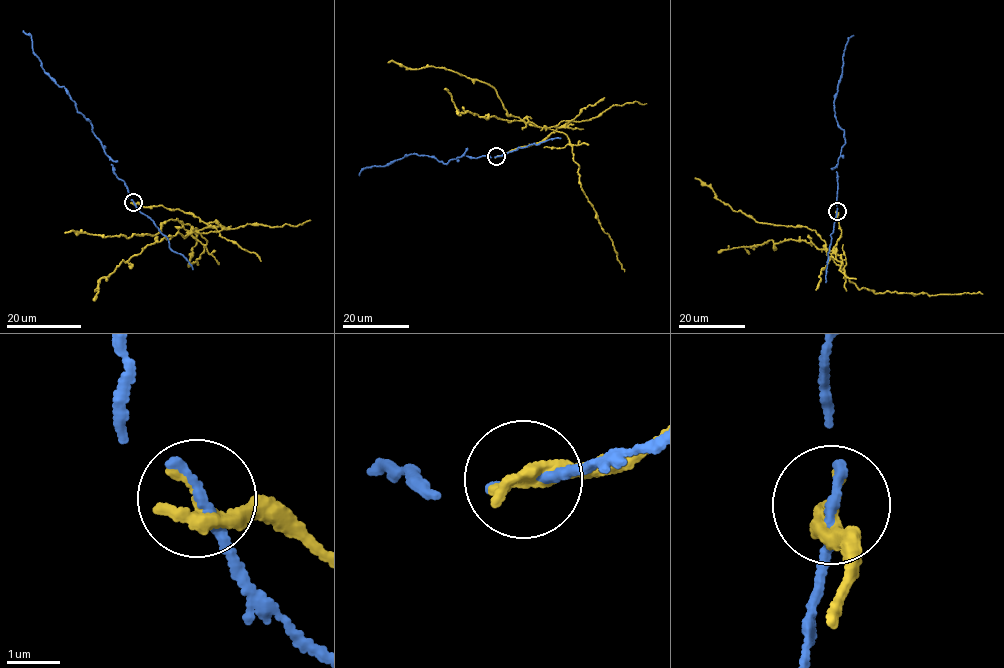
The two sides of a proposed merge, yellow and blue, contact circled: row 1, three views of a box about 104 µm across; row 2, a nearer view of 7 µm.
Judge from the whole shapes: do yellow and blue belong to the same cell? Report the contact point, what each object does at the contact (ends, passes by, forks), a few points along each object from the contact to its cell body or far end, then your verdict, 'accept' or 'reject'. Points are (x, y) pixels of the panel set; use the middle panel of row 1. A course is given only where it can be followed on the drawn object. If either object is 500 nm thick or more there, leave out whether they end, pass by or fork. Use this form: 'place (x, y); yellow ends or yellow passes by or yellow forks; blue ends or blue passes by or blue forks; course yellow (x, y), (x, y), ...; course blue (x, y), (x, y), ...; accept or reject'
place (496, 156); yellow ends; blue ends; course yellow (496, 157), (537, 143), (560, 127), (535, 127), (509, 116), (492, 86), (452, 70), (387, 62); course blue (496, 157), (476, 158), (465, 153), (445, 164), (414, 153), (384, 166), (366, 166), (359, 175); reject

